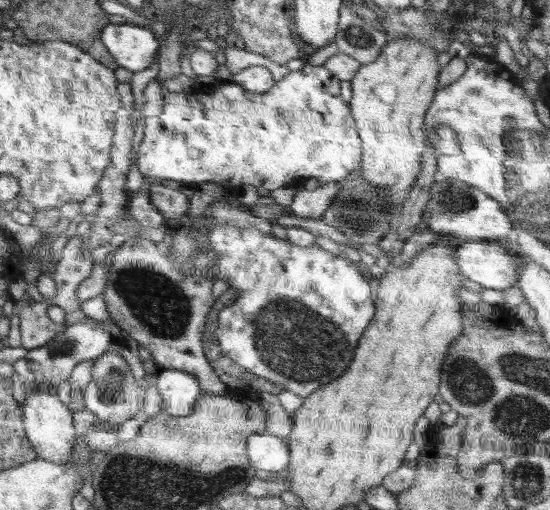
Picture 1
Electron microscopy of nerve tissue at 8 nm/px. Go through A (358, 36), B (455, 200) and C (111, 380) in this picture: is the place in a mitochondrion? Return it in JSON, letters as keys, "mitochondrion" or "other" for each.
{"A":"mitochondrion","B":"mitochondrion","C":"mitochondrion"}

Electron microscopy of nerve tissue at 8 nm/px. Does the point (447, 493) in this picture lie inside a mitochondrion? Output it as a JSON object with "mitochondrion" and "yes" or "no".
{"mitochondrion":"yes"}

